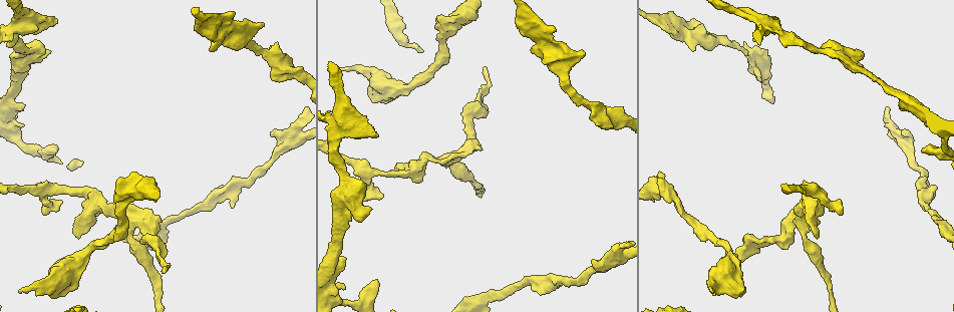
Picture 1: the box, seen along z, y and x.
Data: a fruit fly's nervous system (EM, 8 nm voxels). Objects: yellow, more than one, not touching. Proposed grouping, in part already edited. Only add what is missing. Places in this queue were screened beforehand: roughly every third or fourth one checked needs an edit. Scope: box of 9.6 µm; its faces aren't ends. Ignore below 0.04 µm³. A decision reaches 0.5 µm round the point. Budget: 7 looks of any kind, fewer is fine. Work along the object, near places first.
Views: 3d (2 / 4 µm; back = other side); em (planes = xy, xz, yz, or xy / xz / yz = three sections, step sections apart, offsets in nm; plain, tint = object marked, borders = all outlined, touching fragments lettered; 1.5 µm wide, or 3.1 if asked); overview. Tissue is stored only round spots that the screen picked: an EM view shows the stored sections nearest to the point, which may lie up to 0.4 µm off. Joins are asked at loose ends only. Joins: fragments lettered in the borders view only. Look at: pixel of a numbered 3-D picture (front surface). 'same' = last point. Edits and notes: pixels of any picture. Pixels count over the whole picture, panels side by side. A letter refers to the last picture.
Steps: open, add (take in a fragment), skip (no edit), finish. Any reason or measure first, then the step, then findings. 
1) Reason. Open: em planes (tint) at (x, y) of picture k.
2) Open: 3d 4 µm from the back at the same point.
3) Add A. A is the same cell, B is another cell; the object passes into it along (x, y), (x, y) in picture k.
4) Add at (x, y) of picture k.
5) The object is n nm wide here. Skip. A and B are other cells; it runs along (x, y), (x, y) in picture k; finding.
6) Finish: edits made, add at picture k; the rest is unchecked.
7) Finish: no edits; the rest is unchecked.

Branch stops here. Open: 3d 4 µm at (42, 52) of picture 1.

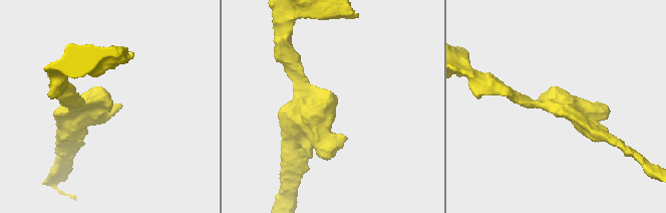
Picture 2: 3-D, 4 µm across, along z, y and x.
Open: em planes (borders) at (337, 99) of picture 2.

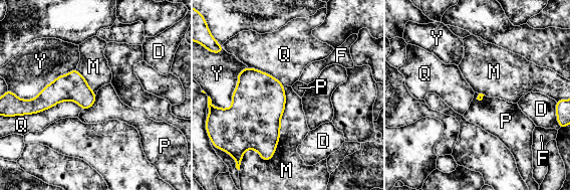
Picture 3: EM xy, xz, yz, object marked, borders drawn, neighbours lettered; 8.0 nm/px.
Skip. D, F, M, P, Q and Y are other cells; a border runs along (96, 96), (95, 102), (82, 110) in picture 3; none of them fits.

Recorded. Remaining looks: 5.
An open end. Open: 3d 2 µm at (592, 260) of picture 1.

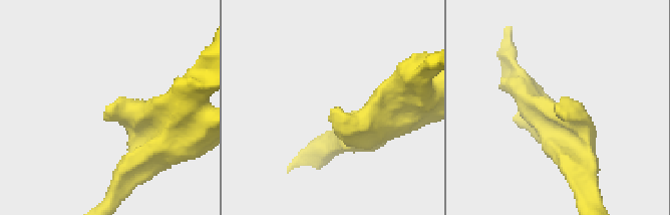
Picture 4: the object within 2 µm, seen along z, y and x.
Open: em planes (borders) at (557, 115) of picture 4.

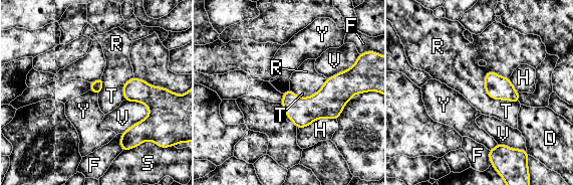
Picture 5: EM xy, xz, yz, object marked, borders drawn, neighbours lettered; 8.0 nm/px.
The longest contact is with T, 340 nm. Skip. D, F, H, R, S, T, V and Y are other cells; no lettered fragment goes on from it.

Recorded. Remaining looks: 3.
Branch stops here. Open: 3d 4 µm at (595, 123) of picture 1.

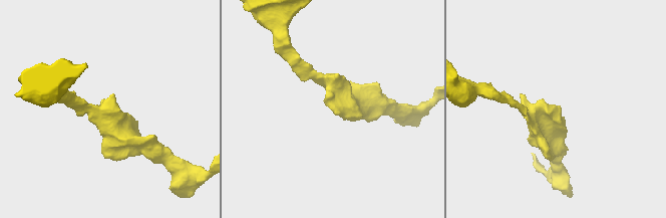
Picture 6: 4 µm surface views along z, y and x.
Open: em yz step 4 (borders) at (559, 106) of picture 6.

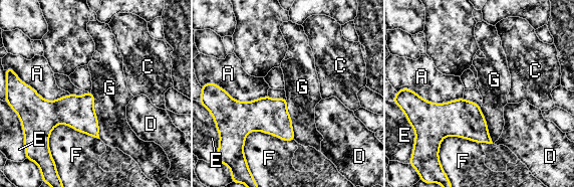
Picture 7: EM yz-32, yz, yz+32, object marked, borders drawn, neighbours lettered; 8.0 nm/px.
Skip. A, C, D, E, F and G are other cells; a border runs along (90, 90), (94, 100), (99, 138) in picture 7; no lettered fragment goes on from it.

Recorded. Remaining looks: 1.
Finish: no edits; the rest is unchecked.

